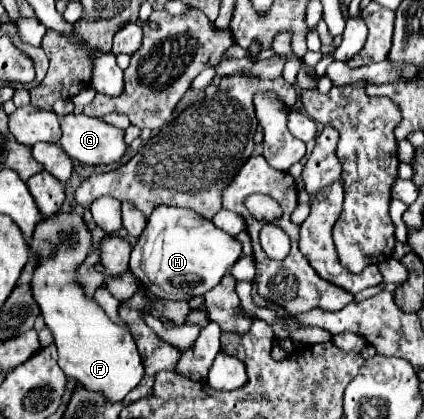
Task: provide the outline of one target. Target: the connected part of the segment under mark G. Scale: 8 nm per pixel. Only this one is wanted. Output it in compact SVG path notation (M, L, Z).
M66 115L60 121L60 129L62 129L62 139L60 145L62 149L76 161L88 163L88 165L114 165L118 163L128 145L124 141L124 129L118 129L102 119L96 117L88 117L88 115Z

